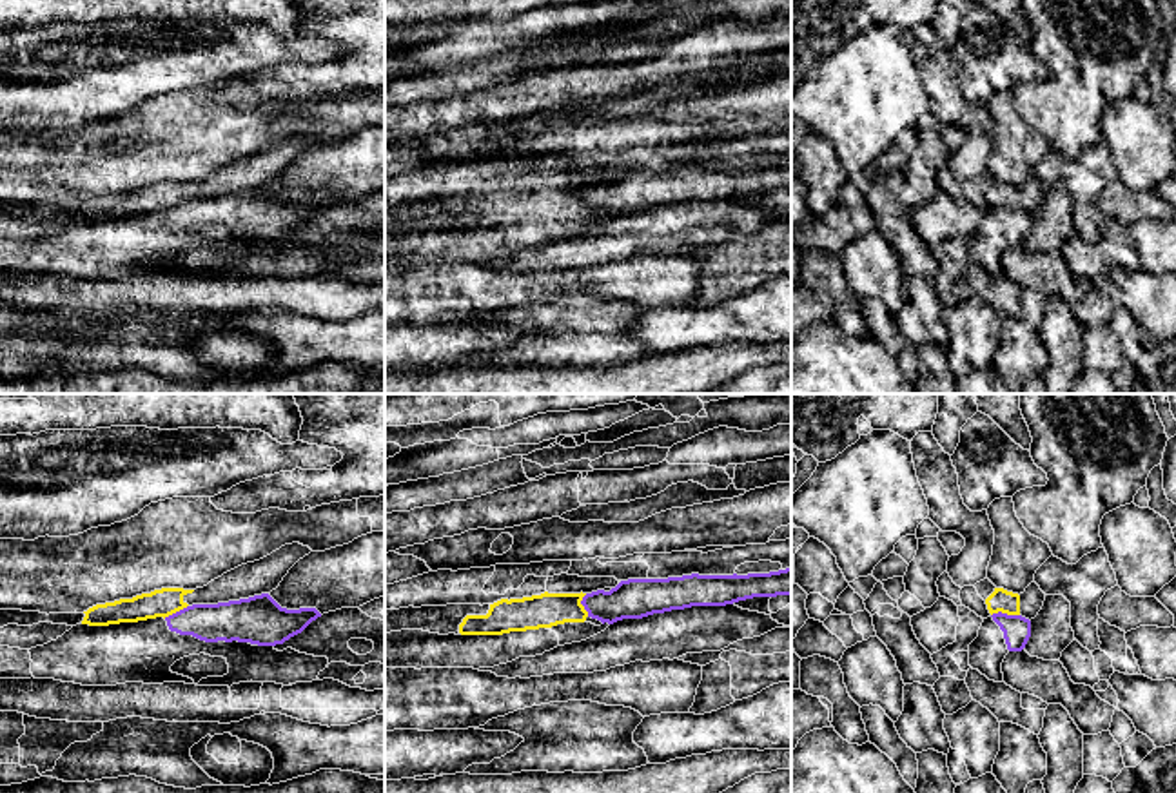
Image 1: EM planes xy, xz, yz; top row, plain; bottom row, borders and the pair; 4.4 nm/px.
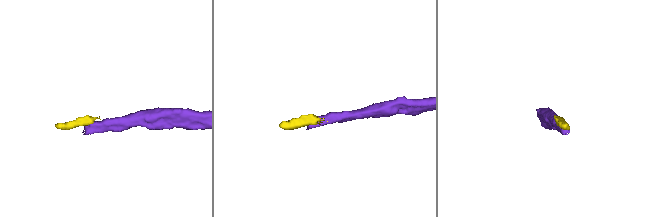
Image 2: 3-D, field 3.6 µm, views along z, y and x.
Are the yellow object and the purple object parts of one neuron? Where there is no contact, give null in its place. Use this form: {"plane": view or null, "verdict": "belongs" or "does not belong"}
{"plane": "yz", "verdict": "does not belong"}

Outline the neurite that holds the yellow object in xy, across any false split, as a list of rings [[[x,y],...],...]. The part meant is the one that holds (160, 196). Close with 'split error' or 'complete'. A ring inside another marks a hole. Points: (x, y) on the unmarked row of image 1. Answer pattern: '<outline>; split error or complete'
[[[299,136],[285,138],[270,149],[241,158],[203,181],[162,181],[132,192],[96,198],[89,201],[82,218],[109,220],[169,210],[192,198],[218,198],[270,187],[289,163],[312,143]]]; split error

